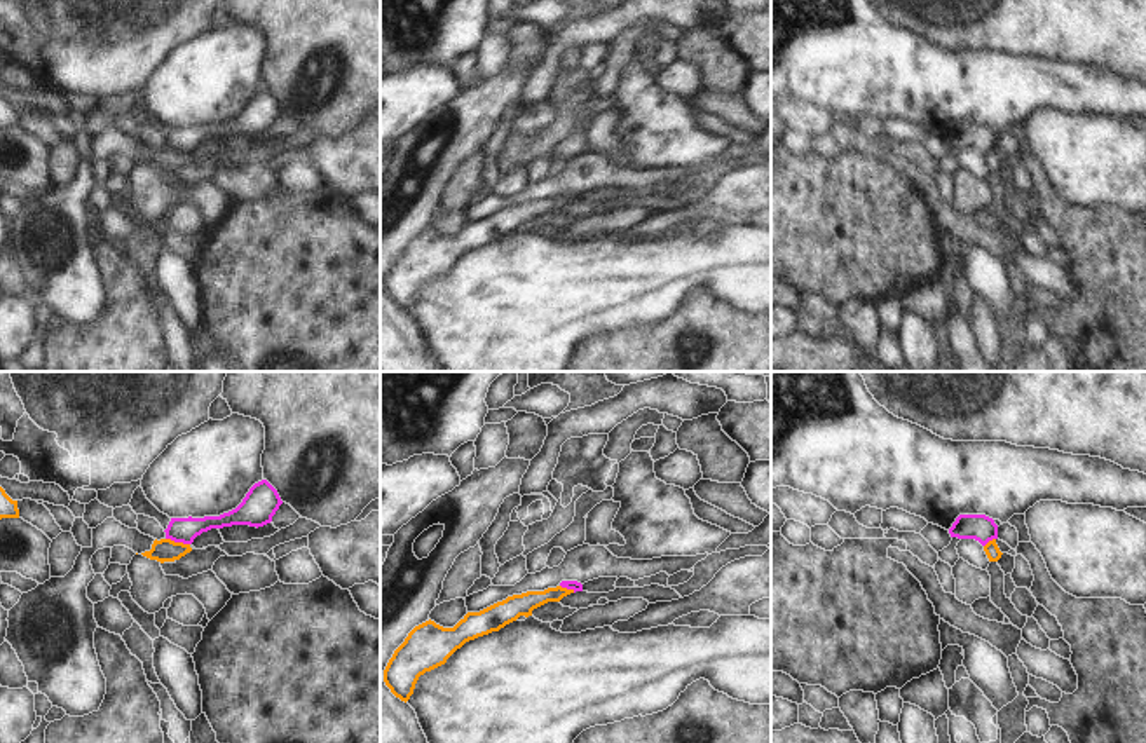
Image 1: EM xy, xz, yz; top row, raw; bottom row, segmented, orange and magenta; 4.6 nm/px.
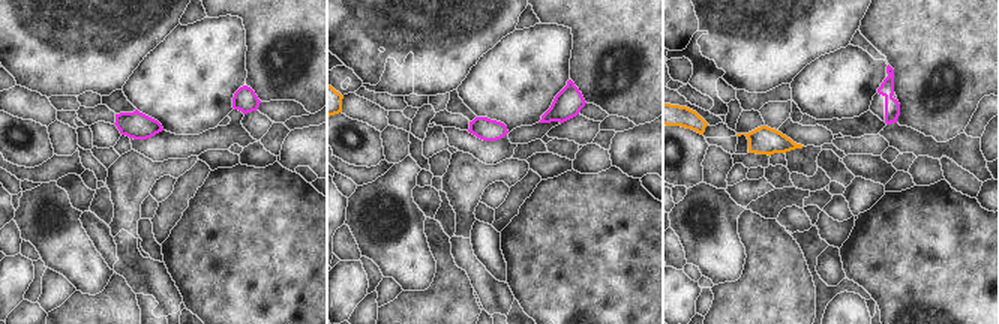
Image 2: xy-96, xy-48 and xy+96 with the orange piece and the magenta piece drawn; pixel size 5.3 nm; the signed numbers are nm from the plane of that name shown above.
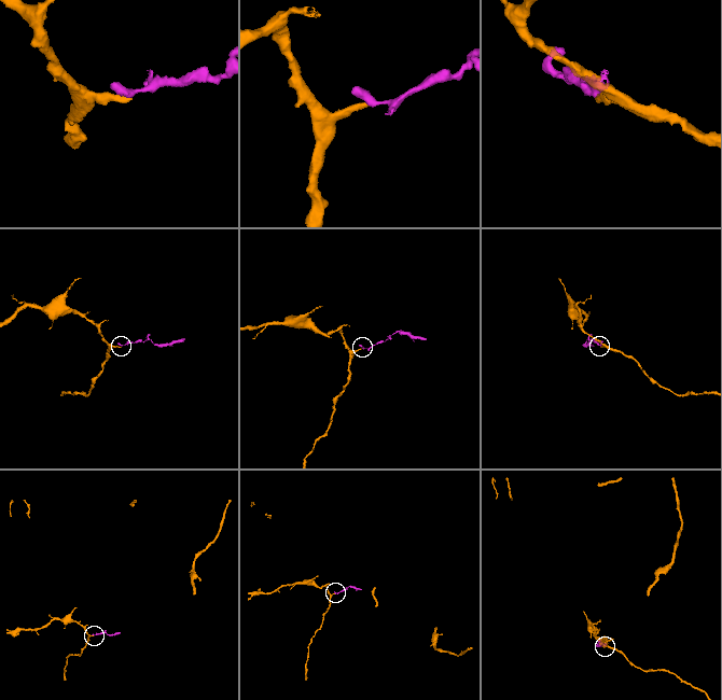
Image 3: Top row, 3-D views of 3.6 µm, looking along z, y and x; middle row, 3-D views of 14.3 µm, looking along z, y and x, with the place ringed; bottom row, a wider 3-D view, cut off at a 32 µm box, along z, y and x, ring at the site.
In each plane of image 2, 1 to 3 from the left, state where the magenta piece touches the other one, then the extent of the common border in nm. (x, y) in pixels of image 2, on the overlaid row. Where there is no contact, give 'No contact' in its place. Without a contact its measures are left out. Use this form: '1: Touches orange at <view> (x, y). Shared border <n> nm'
1: No contact
2: No contact
3: No contact.

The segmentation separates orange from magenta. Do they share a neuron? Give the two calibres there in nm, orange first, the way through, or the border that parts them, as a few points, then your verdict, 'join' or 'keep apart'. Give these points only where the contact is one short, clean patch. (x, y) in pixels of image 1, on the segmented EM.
calibres 110 and 110 nm; border xy (166, 538), (189, 545); keep apart

